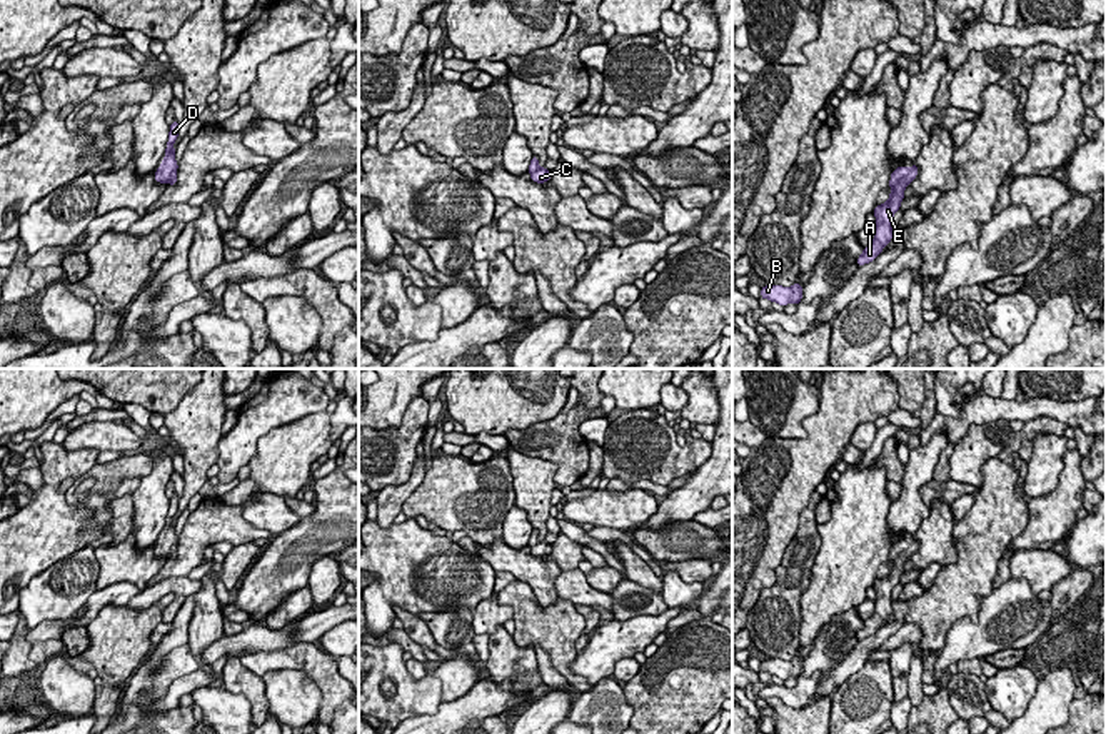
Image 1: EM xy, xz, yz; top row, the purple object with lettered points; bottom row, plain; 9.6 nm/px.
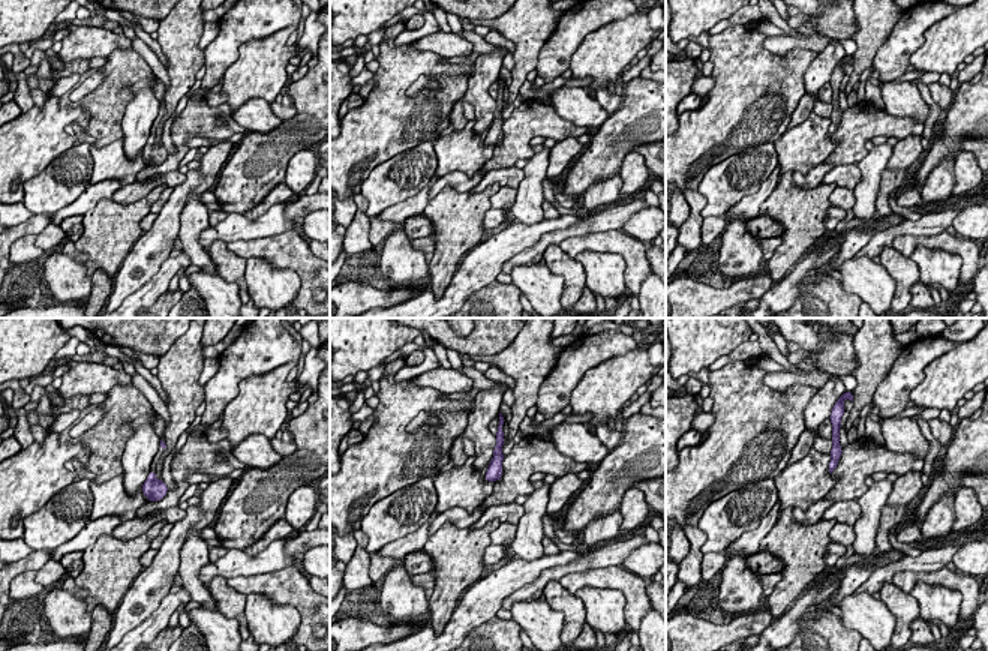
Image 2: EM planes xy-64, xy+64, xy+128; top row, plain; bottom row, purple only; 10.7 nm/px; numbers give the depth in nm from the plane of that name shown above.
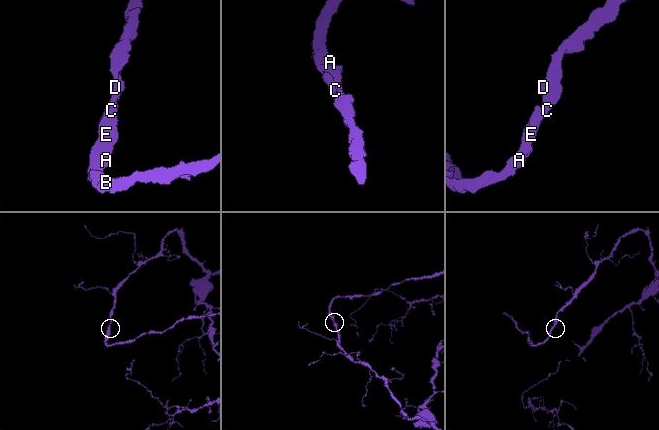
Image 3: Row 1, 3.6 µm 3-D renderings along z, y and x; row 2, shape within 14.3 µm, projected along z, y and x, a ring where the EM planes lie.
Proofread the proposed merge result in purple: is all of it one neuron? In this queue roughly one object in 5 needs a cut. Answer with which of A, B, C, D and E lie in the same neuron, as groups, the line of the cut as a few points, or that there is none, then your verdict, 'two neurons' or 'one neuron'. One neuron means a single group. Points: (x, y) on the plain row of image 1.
A B C D E; no cut; one neuron

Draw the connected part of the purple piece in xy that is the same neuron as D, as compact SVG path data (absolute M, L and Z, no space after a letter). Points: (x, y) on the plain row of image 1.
M173 494L172 499L168 500L168 515L165 522L165 532L162 534L160 540L155 544L155 556L158 557L170 557L177 559L177 542L178 537L175 534L175 522L173 515L178 512L178 495Z

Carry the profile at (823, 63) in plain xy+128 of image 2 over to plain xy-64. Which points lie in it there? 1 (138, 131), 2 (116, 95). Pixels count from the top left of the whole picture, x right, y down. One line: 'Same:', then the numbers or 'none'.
Same: 1

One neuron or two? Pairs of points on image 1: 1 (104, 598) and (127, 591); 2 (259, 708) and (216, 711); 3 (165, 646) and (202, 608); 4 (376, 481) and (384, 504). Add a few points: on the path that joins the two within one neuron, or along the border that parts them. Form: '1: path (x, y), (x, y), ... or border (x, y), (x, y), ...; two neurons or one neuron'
1: path (109, 596), (122, 593); one neuron
2: border (222, 686), (241, 694), (249, 703), (252, 716); two neurons
3: border (194, 596), (194, 614), (189, 624), (187, 644); two neurons
4: border (412, 467), (404, 482), (379, 491); two neurons

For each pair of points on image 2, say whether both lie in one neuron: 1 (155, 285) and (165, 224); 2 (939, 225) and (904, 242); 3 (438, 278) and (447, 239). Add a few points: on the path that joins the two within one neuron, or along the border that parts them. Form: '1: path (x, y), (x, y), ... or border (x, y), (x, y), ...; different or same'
1: border (170, 257), (144, 284), (131, 293); different
2: border (943, 230), (928, 236), (898, 236), (891, 246); different
3: path (441, 269), (447, 248); same

